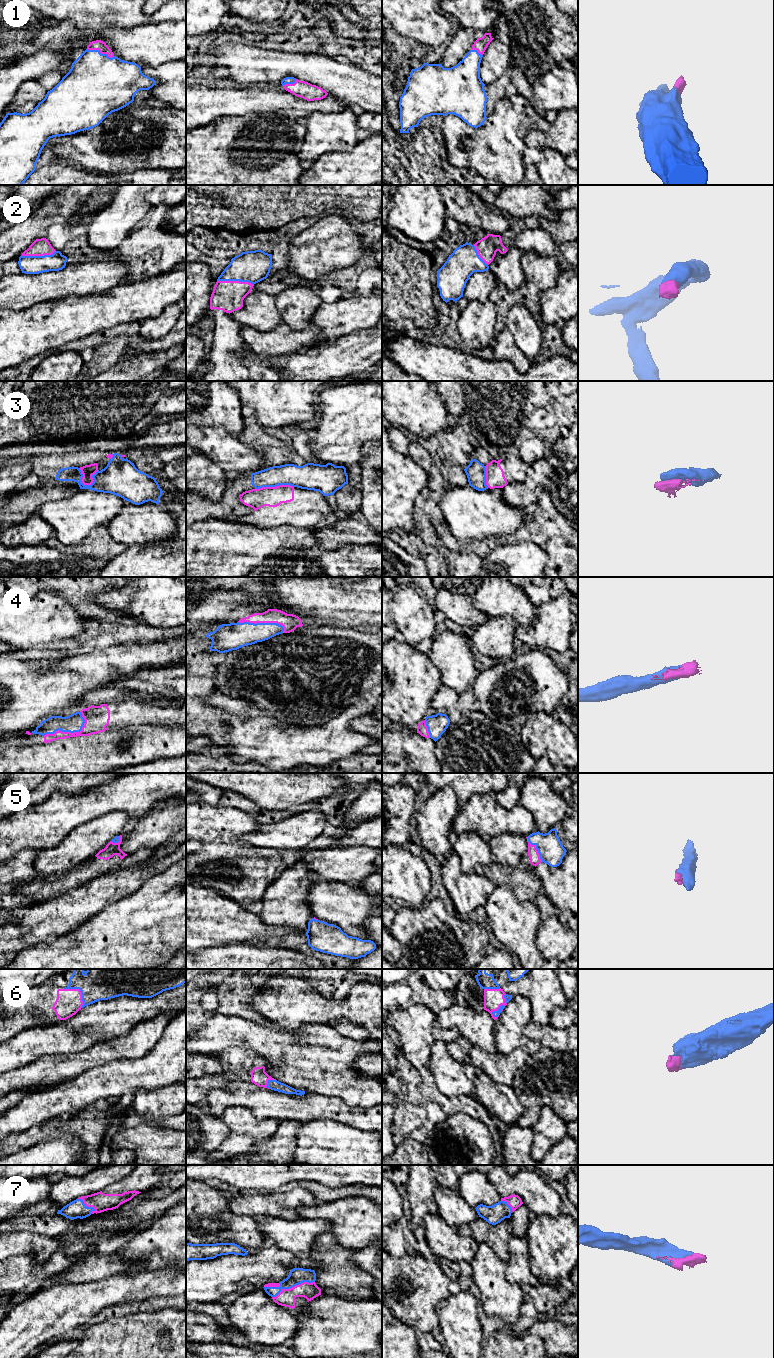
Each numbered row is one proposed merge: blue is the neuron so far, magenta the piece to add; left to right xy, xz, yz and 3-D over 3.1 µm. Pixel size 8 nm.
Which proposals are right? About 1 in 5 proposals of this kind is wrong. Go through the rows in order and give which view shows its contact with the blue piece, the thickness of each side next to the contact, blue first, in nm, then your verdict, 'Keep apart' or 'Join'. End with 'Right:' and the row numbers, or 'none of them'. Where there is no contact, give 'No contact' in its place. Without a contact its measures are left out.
1: Touches blue in xy. Thickness 480 nm (blue) against 80 nm. Join
2: Touches blue in xz. Thickness 260 nm (blue) against 240 nm. Join
3: Touches blue in xy. Thickness 300 nm (blue) against 100 nm. Keep apart
4: Touches blue in xy. Thickness 140 nm (blue) against 190 nm. Join
5: Touches blue in yz. Thickness 200 nm (blue) against 90 nm. Join
6: Touches blue in xy. Thickness 340 nm (blue) against 200 nm. Join
7: Touches blue in xz. Thickness 130 nm (blue) against 140 nm. Join
Right: 1, 2, 4, 5, 6, 7

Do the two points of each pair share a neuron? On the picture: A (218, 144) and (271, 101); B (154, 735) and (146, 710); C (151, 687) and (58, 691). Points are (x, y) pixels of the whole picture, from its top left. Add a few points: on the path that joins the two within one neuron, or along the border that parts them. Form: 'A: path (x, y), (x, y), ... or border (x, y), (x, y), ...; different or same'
A: border (281, 115), (273, 113), (245, 113), (235, 117); different
B: border (174, 724), (138, 724), (127, 727); different
C: border (137, 672), (131, 676), (122, 677), (106, 686); different

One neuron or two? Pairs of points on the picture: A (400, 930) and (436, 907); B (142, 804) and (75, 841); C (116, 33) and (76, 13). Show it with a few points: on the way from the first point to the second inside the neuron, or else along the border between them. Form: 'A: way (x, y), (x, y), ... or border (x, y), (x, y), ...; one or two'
A: way (409, 928), (415, 928), (427, 916); one
B: border (103, 814), (109, 811), (124, 811), (131, 818); two
C: border (130, 28), (108, 26), (100, 30), (83, 31); two

